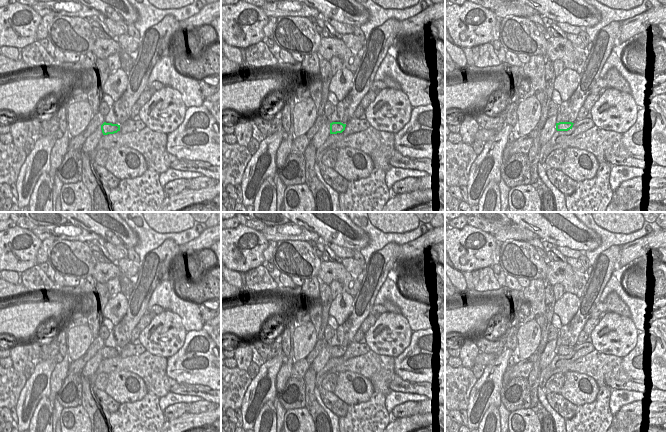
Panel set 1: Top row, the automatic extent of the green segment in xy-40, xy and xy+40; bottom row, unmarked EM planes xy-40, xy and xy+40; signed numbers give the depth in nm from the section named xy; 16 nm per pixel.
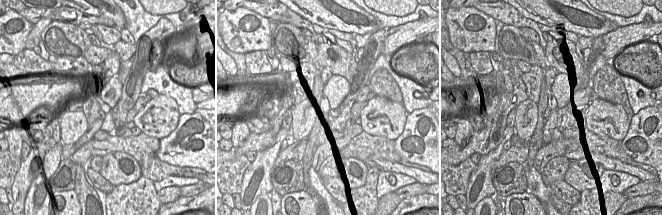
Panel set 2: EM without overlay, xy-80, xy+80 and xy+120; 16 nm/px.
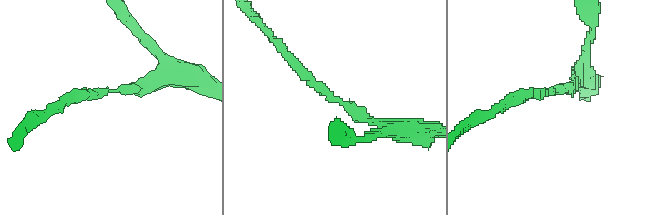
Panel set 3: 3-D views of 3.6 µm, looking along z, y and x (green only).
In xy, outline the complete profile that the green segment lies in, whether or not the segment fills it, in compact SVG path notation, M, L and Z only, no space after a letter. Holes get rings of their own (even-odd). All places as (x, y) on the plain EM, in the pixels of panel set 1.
M341 346L330 347L330 358L342 357L345 354L346 348Z

